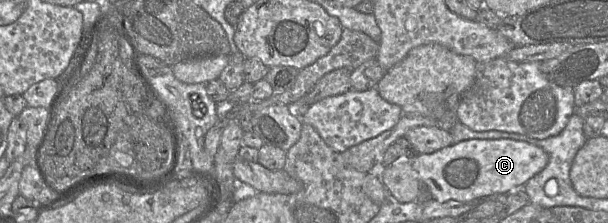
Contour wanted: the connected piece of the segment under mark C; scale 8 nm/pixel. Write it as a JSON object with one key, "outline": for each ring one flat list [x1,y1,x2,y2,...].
{"outline":[[470,139,409,159,434,200,469,202,493,194,525,191,523,185,546,167,549,157,542,148,523,141]]}

